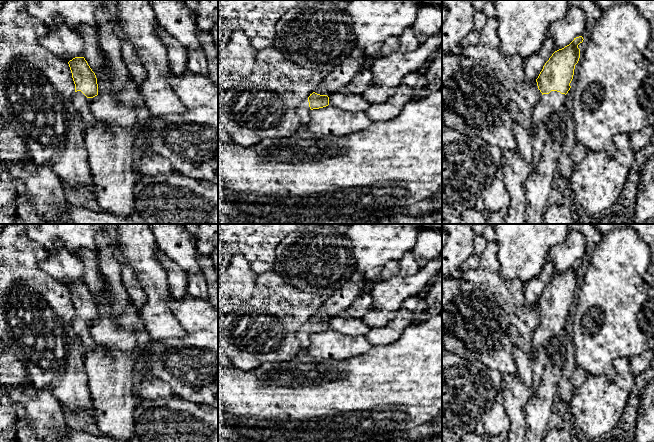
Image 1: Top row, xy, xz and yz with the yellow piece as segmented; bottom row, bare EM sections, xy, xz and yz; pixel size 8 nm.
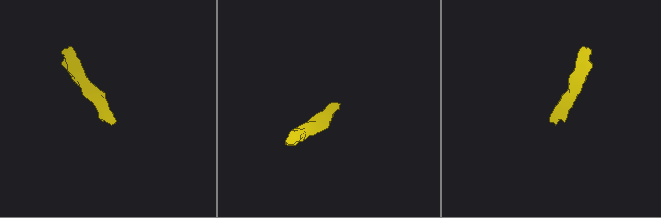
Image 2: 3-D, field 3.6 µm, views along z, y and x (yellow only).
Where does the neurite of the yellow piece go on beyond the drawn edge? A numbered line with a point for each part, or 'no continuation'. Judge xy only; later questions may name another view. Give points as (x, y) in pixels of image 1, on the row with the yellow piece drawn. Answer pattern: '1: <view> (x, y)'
1: xy (80, 103)

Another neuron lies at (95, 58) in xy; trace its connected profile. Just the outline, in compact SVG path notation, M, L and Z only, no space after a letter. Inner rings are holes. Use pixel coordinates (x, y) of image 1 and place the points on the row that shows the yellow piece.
M81 25L76 33L84 41L84 58L94 73L102 72L105 67L105 56L100 50L99 36L92 26Z

